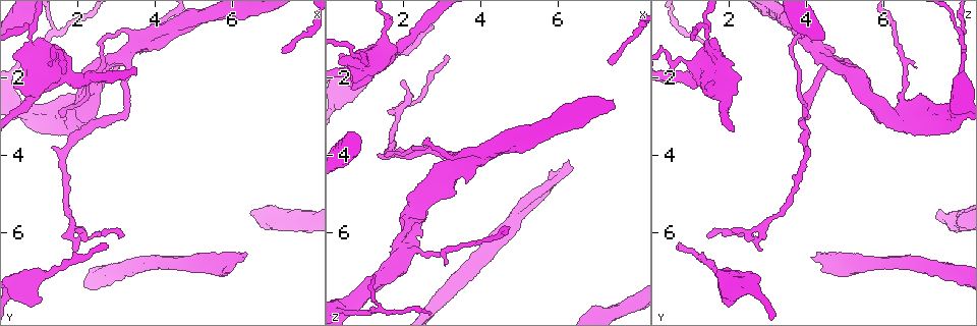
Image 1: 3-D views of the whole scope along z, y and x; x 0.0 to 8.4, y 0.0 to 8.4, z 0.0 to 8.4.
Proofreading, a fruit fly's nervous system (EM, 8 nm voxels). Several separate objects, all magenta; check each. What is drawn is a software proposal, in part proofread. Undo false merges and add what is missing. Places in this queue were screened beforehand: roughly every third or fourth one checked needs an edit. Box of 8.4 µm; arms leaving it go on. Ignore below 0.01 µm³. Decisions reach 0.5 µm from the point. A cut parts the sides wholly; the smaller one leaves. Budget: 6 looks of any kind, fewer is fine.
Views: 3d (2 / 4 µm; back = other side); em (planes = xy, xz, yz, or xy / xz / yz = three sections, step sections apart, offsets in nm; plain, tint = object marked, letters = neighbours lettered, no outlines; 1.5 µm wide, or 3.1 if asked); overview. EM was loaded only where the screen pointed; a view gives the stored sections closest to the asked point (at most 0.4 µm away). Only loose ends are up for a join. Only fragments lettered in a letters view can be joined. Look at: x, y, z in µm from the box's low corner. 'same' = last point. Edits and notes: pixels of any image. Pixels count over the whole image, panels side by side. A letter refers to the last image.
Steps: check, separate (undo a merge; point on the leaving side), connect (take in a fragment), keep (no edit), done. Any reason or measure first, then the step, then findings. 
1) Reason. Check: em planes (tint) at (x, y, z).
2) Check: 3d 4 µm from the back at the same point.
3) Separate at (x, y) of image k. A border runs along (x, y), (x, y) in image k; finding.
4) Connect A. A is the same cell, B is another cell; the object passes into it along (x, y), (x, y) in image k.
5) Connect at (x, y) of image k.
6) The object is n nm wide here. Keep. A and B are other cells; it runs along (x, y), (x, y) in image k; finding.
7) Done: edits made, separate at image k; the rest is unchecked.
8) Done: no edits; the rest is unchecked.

Long arm stops here. Check: em planes (letters) at (2.75, 6.40, 0.65).

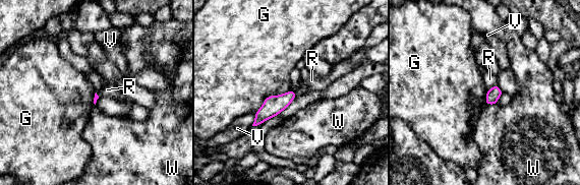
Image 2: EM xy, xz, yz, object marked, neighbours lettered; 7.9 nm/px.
The longest contact is with G, 340 nm. Connect at (489, 79) of image 2. R is the same cell, G, V and W are other cells; the neuron continues.

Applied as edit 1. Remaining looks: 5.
See it whole again. Check: overview.

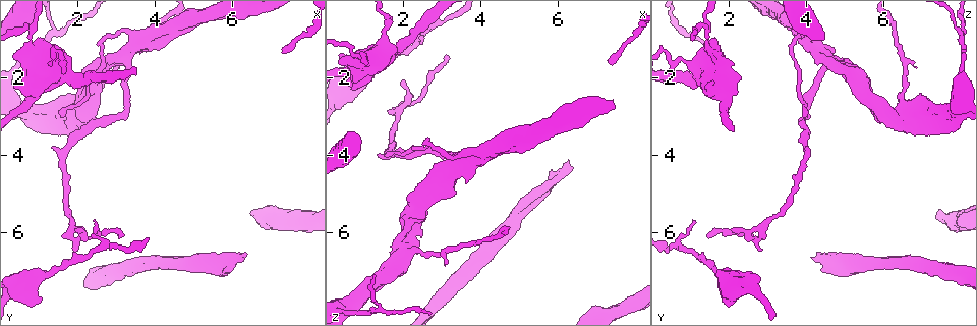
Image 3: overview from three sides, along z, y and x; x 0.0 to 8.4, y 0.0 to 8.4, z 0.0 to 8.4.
Sharp bend. Check: 3d 4 µm at (1.60, 1.65, 0.65).

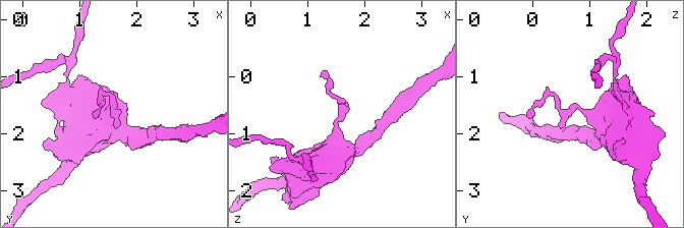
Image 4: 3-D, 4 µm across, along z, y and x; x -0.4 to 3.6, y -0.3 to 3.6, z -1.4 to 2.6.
Need the tissue. Check: em planes (letters) at (1.60, 1.65, 0.65).

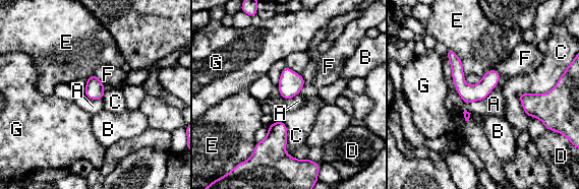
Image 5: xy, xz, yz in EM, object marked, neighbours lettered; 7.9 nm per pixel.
The object is 140 nm wide here. Keep. A, B, C, D, E, F and G are other cells; a border runs along (497, 83), (483, 99), (466, 105) in image 5; continuous, no second neuron.

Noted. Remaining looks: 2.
An open end. Check: 3d 2 µm at (6.30, 6.50, 4.35).

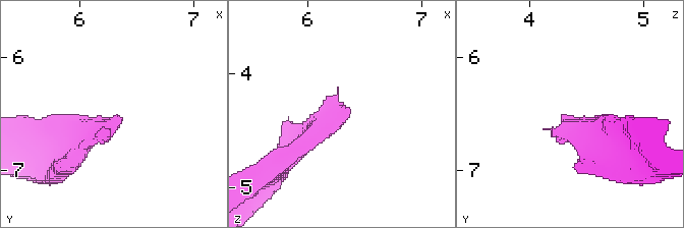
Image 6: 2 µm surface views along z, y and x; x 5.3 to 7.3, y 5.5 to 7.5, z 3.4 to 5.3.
Check: em planes (letters) at (6.34, 6.56, 4.38).

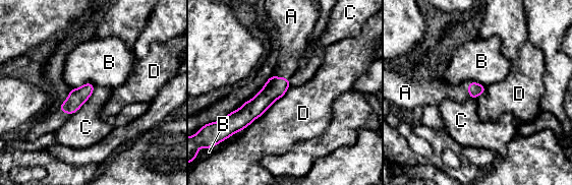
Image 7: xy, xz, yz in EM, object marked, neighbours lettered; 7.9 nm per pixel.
Connect at (289, 48) of image 7. A is the same cell, B, C and D are other cells; the object passes into it along (275, 87), (280, 77), (289, 48) in image 7; it goes on there.

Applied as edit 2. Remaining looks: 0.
Done: edits made, connect at image 2, connect at image 7; the rest is unchecked.

